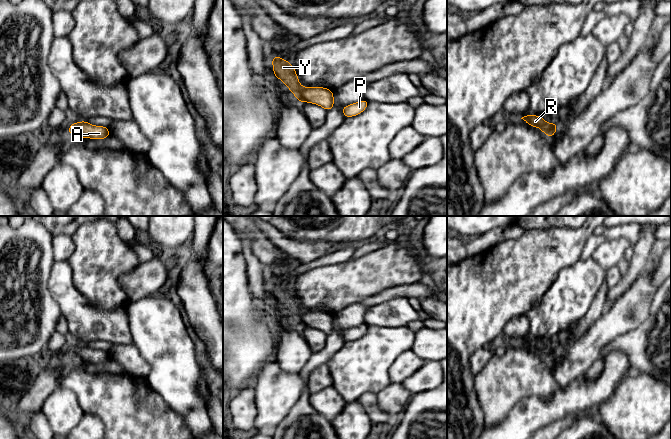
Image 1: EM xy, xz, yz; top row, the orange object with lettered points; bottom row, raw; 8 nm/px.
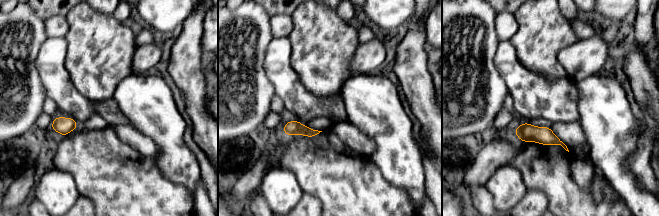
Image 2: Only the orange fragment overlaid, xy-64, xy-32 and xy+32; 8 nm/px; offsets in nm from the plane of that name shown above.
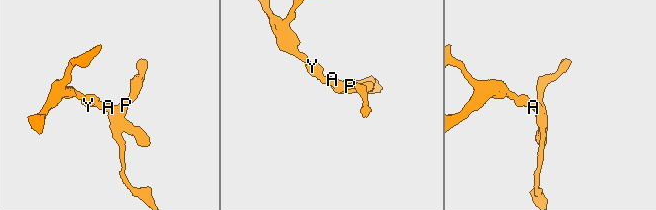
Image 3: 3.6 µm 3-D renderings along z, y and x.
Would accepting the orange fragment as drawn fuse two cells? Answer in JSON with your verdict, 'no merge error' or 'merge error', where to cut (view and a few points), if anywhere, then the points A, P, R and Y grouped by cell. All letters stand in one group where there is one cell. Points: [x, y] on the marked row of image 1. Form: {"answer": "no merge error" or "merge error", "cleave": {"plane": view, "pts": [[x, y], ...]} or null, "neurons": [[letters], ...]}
{"answer": "no merge error", "cleave": null, "neurons": [["A", "P", "R", "Y"]]}

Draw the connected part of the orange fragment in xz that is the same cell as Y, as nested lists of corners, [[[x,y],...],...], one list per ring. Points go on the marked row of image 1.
[[[279,56],[271,60],[275,78],[279,78],[291,90],[299,102],[317,104],[327,111],[334,106],[333,91],[323,87],[303,87],[294,67]]]

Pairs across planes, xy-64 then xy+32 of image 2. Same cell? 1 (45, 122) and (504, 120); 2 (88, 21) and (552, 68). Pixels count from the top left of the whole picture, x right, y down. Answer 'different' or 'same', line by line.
1: same
2: same

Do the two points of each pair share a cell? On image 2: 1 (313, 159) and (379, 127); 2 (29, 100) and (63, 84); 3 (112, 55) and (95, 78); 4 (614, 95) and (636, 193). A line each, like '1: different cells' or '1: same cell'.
1: different cells
2: different cells
3: same cell
4: same cell

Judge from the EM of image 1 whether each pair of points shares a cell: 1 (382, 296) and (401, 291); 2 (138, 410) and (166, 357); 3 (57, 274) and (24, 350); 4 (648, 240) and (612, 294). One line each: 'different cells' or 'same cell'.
1: same cell
2: different cells
3: different cells
4: same cell

